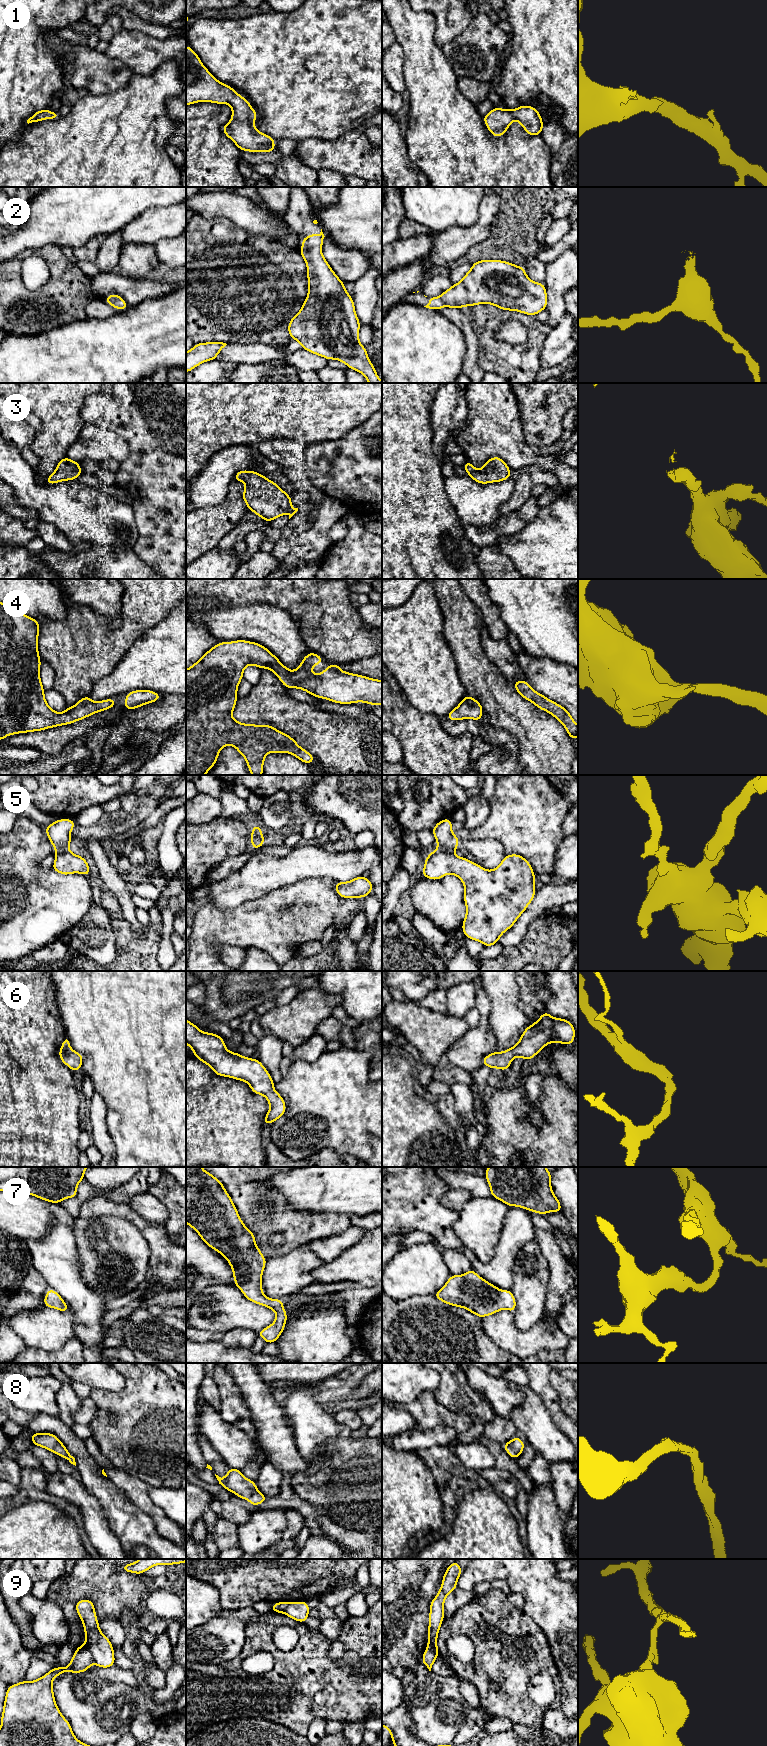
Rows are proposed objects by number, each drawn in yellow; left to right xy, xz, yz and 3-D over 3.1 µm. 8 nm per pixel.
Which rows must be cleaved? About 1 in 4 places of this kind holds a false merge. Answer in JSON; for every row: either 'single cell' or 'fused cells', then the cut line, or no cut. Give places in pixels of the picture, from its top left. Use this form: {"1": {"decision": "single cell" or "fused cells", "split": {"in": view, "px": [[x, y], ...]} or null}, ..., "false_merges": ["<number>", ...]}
{"1": {"decision": "single cell", "split": null}, "2": {"decision": "single cell", "split": null}, "3": {"decision": "single cell", "split": null}, "4": {"decision": "single cell", "split": null}, "5": {"decision": "fused cells", "split": {"in": "xy", "px": [[67, 848], [56, 851]]}}, "6": {"decision": "single cell", "split": null}, "7": {"decision": "single cell", "split": null}, "8": {"decision": "single cell", "split": null}, "9": {"decision": "fused cells", "split": {"in": "xy", "px": [[85, 1643], [94, 1662]]}}, "false_merges": ["5", "9"]}

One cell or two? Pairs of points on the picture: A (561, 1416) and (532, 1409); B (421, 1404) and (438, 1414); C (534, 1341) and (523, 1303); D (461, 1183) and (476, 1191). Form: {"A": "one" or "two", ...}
{"A": "two", "B": "one", "C": "two", "D": "one"}

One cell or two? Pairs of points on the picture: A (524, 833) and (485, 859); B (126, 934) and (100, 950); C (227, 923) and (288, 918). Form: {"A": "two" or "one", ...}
{"A": "two", "B": "two", "C": "one"}

